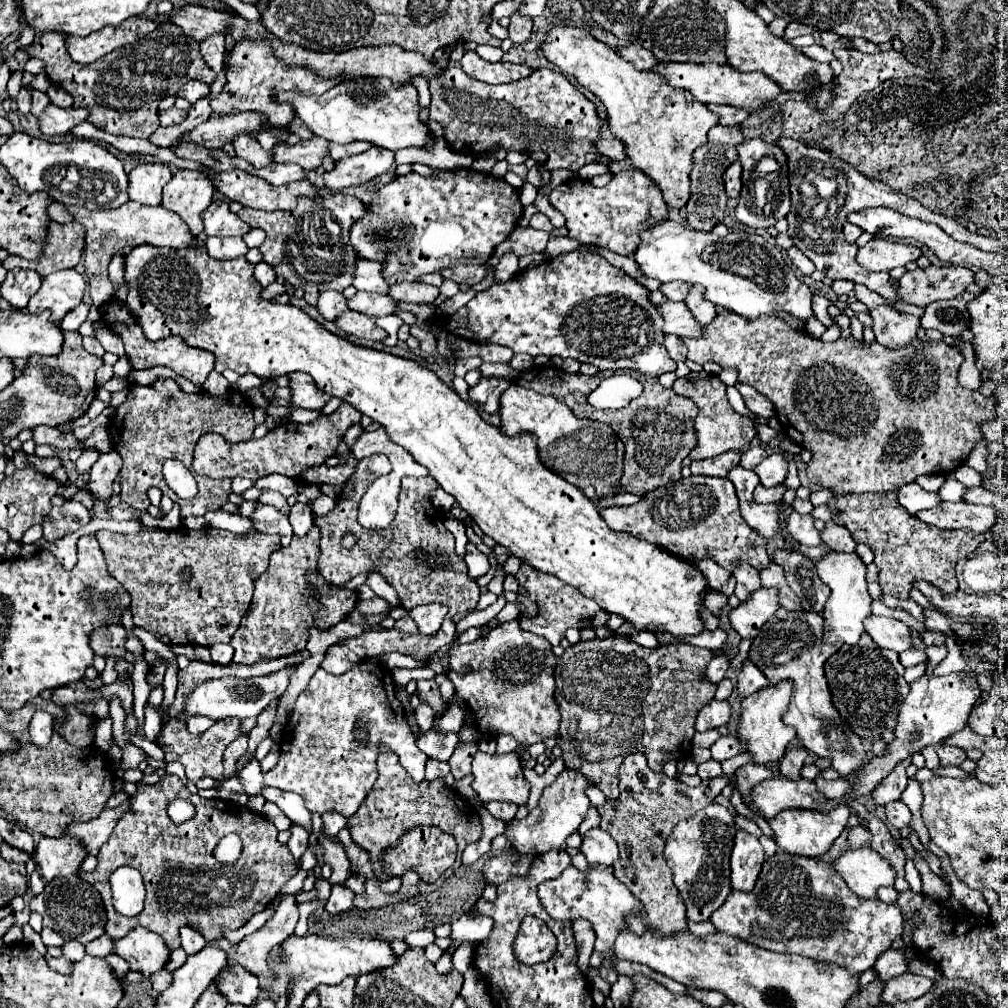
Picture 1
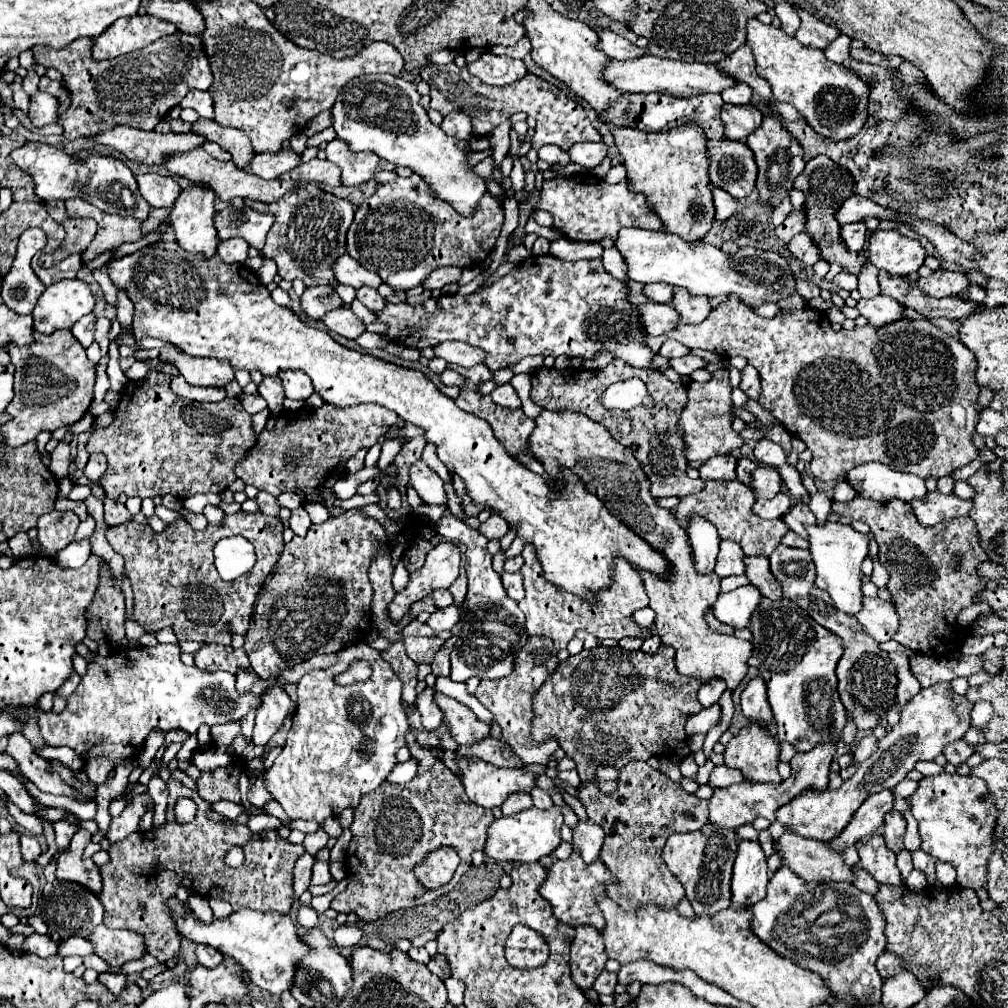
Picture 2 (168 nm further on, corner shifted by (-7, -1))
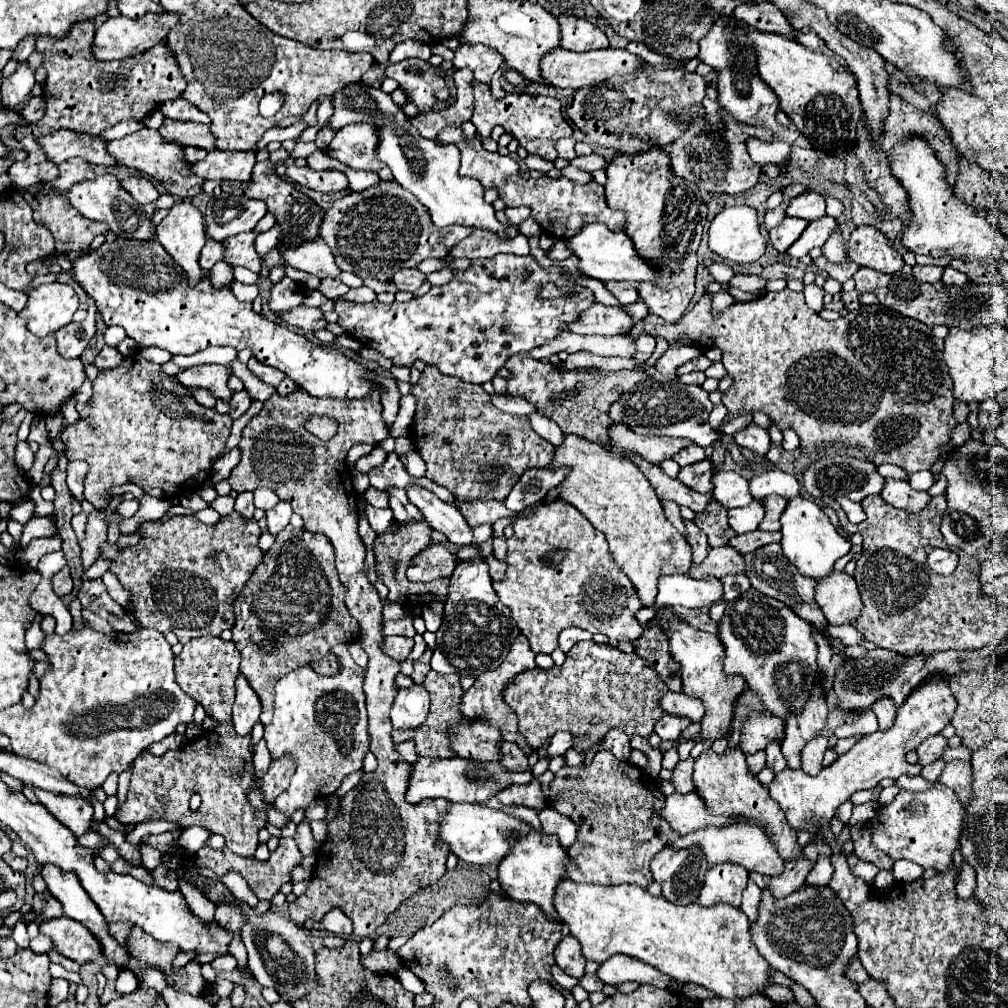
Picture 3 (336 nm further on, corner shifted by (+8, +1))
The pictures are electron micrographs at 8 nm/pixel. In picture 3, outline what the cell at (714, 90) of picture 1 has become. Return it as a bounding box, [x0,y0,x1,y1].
[541,49,647,89]

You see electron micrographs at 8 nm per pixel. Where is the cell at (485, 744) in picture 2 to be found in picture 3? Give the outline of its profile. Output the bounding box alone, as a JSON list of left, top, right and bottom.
[499,741,529,771]

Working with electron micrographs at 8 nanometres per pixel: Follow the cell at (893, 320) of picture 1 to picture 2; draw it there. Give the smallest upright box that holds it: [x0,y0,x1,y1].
[858,295,904,327]

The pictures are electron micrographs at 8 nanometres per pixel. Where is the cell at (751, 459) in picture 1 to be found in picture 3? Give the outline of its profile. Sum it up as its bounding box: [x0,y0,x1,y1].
[735,423,771,457]

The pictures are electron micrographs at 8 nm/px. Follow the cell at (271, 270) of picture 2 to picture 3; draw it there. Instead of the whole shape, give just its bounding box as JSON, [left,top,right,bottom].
[205,193,267,241]

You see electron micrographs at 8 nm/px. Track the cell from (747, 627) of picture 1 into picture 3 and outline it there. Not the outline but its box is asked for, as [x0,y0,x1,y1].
[635,575,723,625]

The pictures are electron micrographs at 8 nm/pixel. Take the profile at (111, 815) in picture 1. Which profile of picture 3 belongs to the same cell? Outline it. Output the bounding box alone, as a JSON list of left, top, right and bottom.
[115,723,291,857]

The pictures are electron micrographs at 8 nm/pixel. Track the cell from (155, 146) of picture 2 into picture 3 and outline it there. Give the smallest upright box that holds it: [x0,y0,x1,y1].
[39,129,117,165]

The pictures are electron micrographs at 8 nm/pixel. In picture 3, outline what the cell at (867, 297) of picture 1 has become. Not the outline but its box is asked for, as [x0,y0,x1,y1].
[823,233,849,263]

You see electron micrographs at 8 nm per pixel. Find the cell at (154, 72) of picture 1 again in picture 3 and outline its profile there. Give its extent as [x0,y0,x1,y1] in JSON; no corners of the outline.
[9,21,187,189]

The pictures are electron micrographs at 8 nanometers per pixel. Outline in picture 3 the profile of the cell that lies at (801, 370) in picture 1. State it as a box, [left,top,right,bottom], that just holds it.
[529,289,957,473]

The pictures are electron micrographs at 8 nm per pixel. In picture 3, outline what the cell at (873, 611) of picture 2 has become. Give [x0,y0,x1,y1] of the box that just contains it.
[815,571,863,625]

